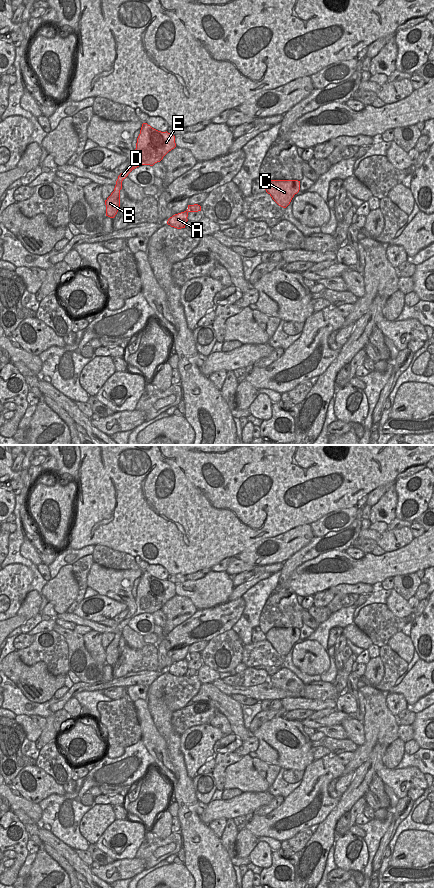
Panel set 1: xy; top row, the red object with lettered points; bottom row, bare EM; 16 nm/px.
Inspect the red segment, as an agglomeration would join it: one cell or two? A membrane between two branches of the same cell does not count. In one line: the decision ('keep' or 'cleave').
cleave

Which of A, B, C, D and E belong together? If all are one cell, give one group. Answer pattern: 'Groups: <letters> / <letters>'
Groups: A / B C D E.

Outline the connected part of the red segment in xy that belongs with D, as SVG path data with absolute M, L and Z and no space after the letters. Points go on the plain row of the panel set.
M143 571L140 582L137 586L135 603L137 609L135 613L118 624L114 639L105 648L106 664L114 666L120 655L120 638L122 629L135 616L142 613L153 614L160 610L163 605L176 595L175 584L166 580L158 579L147 571Z

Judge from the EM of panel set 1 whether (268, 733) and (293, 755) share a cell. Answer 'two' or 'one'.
one

